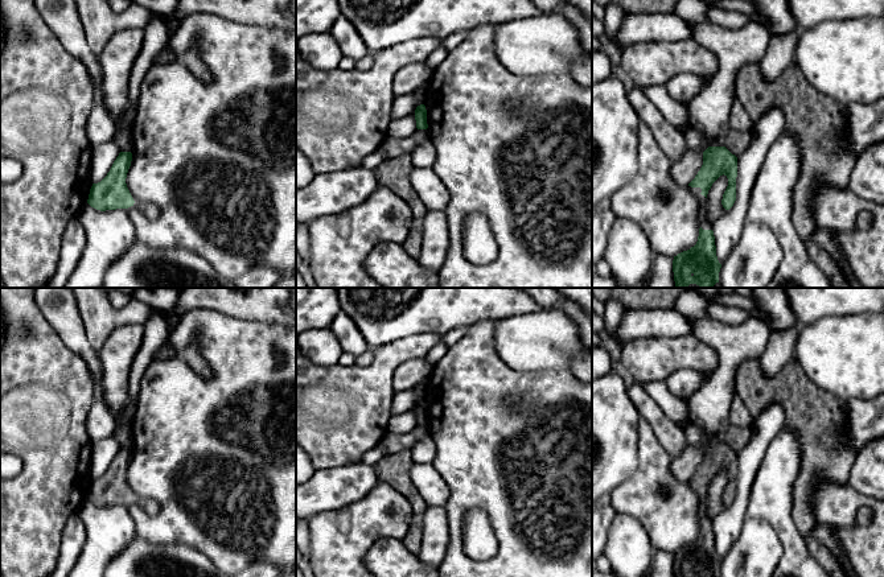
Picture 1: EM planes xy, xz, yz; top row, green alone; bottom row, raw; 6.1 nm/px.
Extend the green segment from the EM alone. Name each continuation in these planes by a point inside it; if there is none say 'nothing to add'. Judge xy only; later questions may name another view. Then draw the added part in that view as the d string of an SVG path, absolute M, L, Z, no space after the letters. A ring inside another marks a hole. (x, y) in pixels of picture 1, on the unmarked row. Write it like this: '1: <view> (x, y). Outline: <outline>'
nothing to add

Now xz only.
nothing to add

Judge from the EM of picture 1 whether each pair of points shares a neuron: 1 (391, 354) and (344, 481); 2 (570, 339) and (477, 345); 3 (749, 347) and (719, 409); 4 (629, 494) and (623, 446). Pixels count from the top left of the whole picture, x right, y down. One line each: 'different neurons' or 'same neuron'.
1: different neurons
2: different neurons
3: same neuron
4: different neurons

